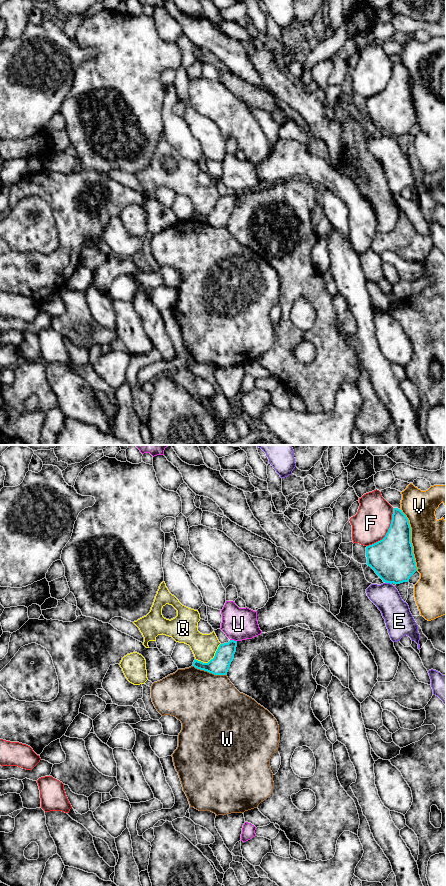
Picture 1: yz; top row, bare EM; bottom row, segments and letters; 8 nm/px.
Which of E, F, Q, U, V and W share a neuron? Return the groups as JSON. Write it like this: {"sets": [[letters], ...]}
{"sets": [["E"], ["F"], ["Q"], ["U"], ["V"], ["W"]]}

